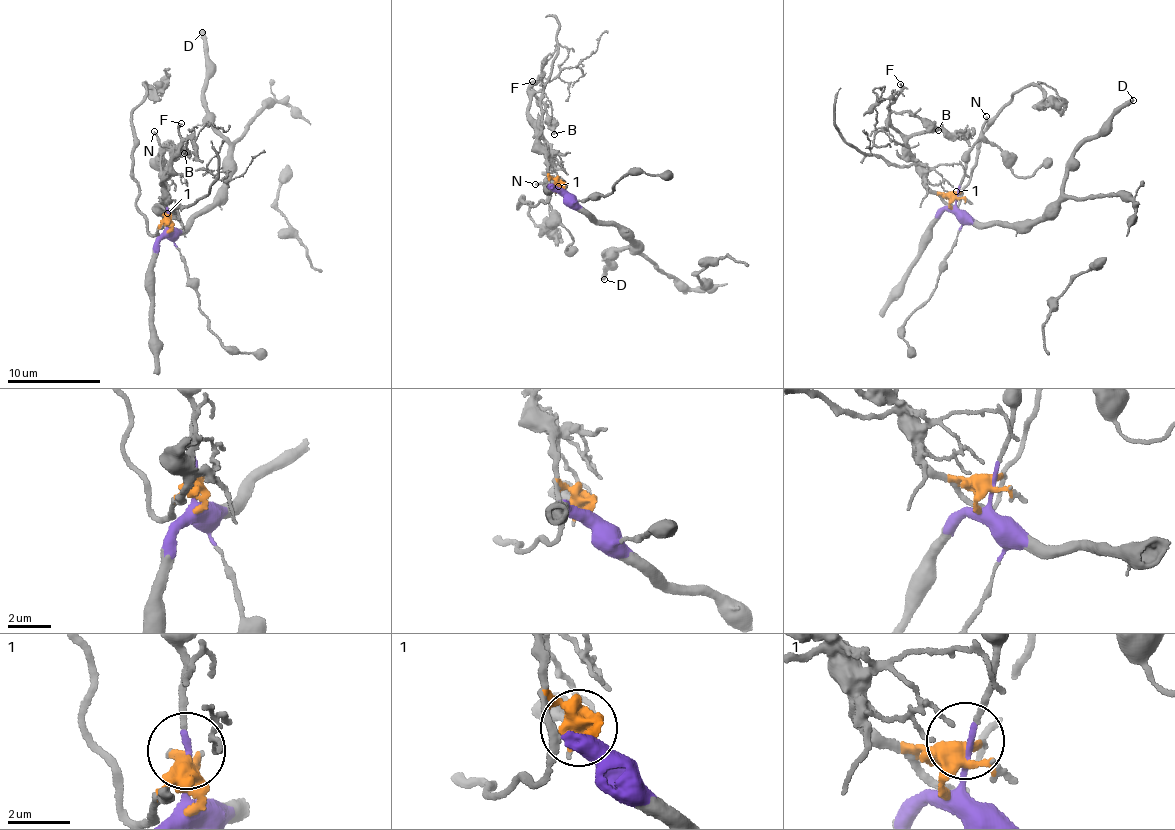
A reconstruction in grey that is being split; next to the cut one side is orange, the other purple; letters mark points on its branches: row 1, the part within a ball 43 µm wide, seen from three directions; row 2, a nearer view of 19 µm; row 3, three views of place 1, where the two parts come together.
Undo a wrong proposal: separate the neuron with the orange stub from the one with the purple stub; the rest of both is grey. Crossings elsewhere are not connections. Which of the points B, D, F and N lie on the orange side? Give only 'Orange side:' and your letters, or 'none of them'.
Orange side: B, F

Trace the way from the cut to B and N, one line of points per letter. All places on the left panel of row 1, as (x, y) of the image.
B: (168, 232), (169, 226), (160, 224), (165, 198), (164, 178), (182, 148), (183, 153)
N: (168, 232), (159, 136), (153, 130)

